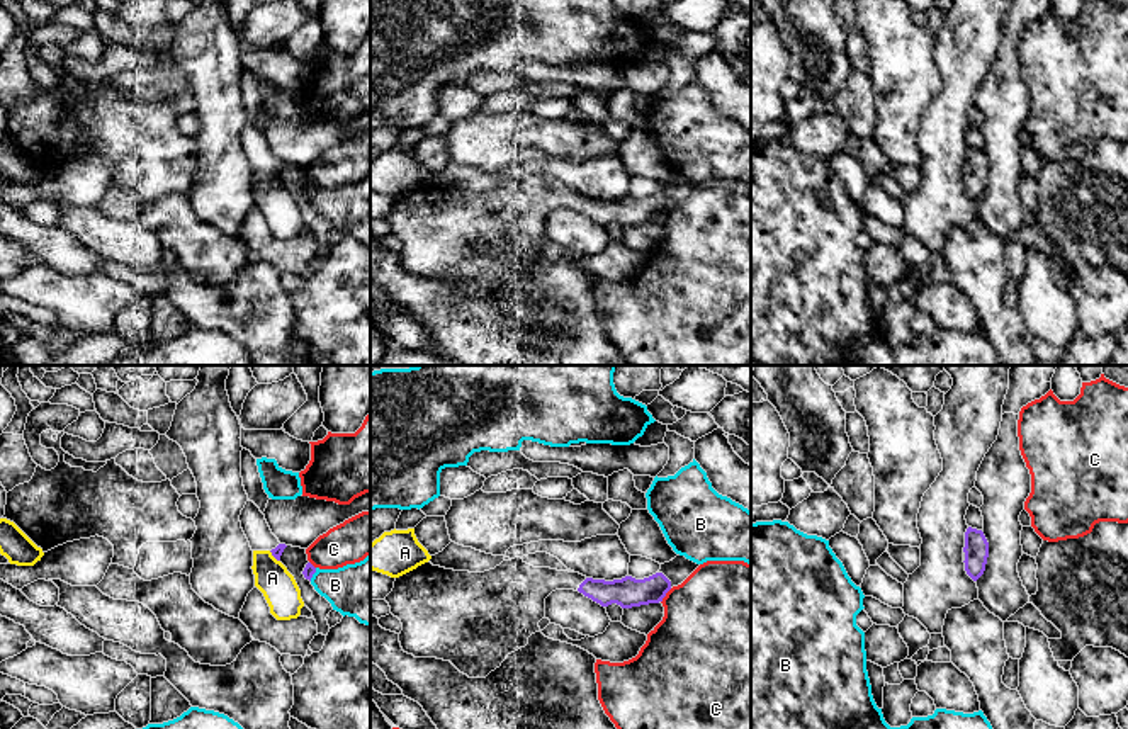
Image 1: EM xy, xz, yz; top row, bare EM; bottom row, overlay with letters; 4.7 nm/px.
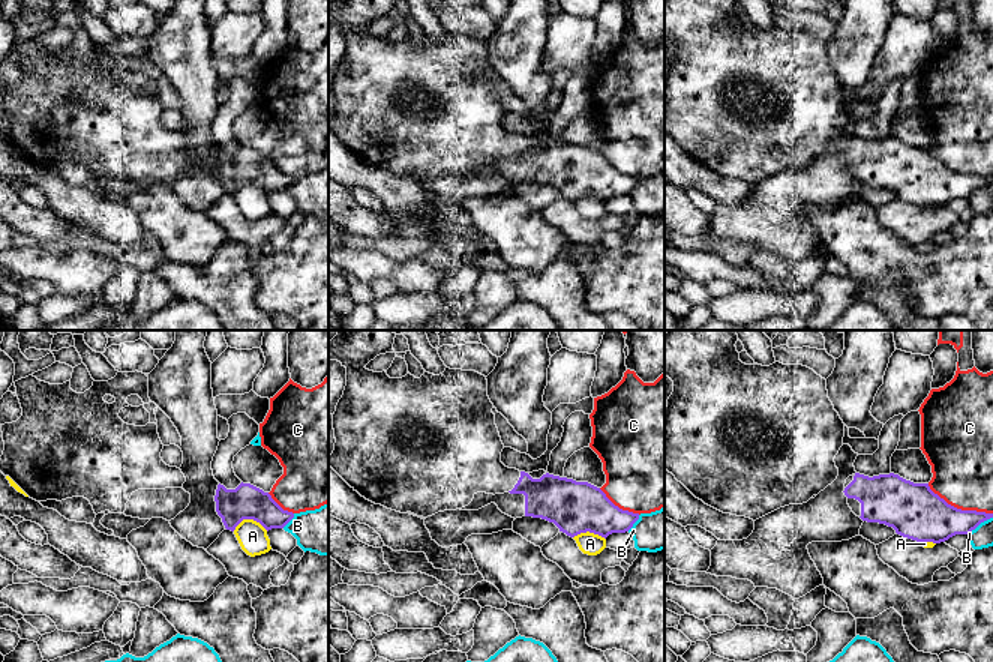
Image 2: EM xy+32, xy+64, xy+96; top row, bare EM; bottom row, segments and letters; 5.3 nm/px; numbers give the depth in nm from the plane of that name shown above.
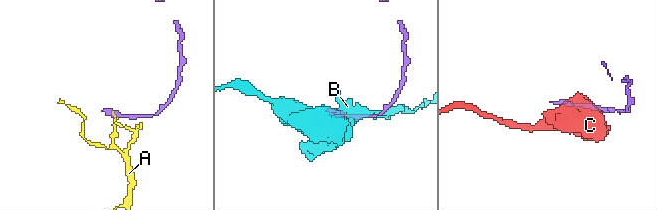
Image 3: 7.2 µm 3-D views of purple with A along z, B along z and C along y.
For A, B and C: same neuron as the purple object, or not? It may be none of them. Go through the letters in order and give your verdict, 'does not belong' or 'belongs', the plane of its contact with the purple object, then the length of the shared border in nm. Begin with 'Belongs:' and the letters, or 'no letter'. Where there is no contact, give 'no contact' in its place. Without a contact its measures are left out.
Belongs: no letter
A: does not belong; meets purple in xy; contact 80 nm long
B: does not belong; meets purple in xy; contact 70 nm long
C: does not belong; meets purple in xz; contact 90 nm long

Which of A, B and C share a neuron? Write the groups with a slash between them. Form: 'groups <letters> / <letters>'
groups A / B / C

